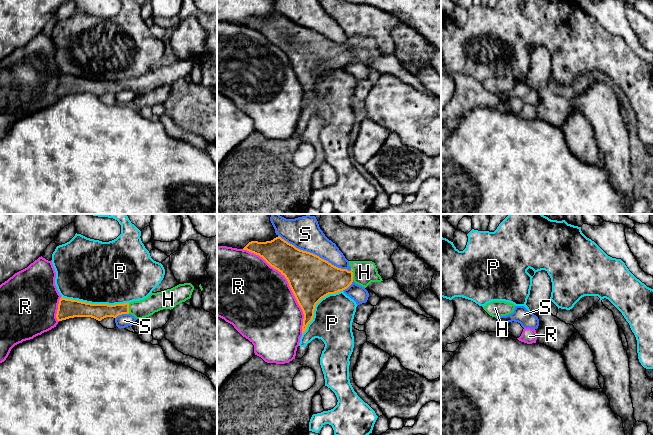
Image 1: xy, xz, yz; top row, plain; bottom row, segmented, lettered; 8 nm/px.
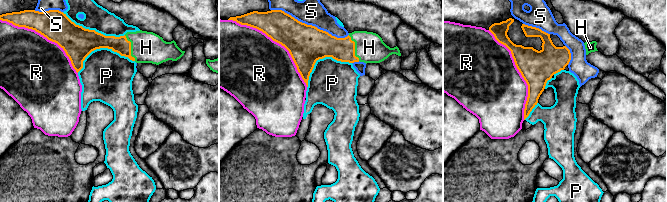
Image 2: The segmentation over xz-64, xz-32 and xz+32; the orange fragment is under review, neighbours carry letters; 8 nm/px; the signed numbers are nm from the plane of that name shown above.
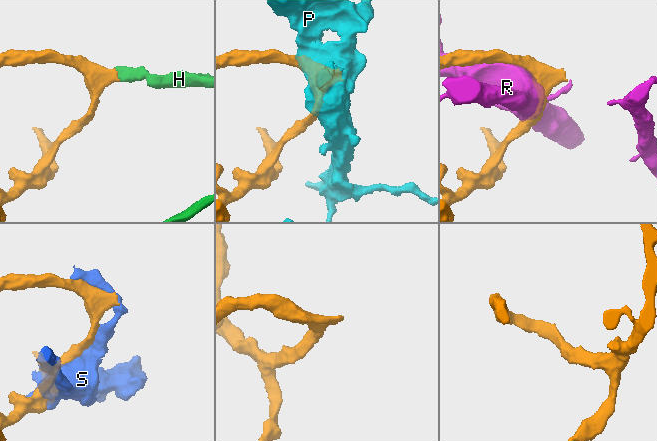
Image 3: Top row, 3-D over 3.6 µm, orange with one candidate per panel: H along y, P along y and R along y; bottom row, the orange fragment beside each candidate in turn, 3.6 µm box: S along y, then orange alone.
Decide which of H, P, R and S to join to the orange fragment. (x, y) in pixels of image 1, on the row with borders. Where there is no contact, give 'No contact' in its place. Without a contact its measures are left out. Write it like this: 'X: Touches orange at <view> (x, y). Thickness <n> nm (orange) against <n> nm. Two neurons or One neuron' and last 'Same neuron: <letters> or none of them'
H: Touches orange at xy (128, 308). Thickness 130 nm (orange) against 150 nm. One neuron
P: Touches orange at xy (95, 304). Thickness 160 nm (orange) against 500 nm. Two neurons
R: Touches orange at xz (289, 284). Thickness 360 nm (orange) against 480 nm. Two neurons
S: Touches orange at xz (314, 254). Thickness 360 nm (orange) against 260 nm. Two neurons
Same neuron: H

